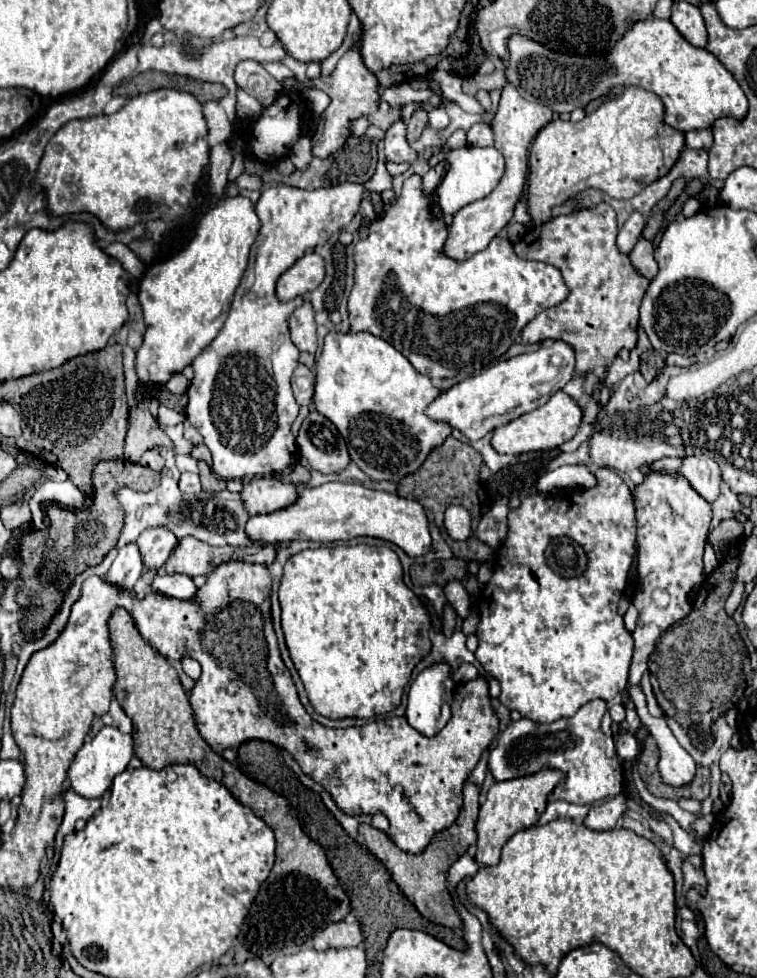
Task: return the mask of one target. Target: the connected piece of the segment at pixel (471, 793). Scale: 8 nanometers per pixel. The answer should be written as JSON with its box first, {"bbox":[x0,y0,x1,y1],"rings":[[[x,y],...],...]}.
{"bbox":[360,781,478,927],"rings":[[[468,781],[464,783],[464,805],[462,805],[462,811],[456,819],[456,823],[440,833],[434,835],[434,839],[430,841],[430,845],[418,853],[418,855],[410,855],[402,849],[398,849],[394,845],[394,841],[380,829],[374,829],[372,825],[368,823],[360,823],[360,835],[364,837],[364,843],[368,847],[368,851],[372,851],[372,855],[376,855],[384,865],[386,869],[390,871],[392,879],[398,883],[398,887],[402,889],[402,893],[416,905],[416,909],[420,911],[422,917],[426,917],[428,921],[432,923],[438,923],[438,925],[444,925],[444,927],[460,927],[460,917],[454,909],[454,903],[452,903],[452,897],[448,893],[448,887],[446,887],[446,871],[450,869],[450,865],[462,857],[470,845],[476,843],[476,831],[474,831],[474,823],[478,819],[478,787]]]}

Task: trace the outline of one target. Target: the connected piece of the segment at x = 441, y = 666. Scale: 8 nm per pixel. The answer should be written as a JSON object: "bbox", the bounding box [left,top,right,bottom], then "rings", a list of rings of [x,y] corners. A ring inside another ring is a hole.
{"bbox":[406,661,455,737],"rings":[[[436,661],[430,667],[426,667],[424,671],[420,671],[408,691],[408,709],[406,709],[408,725],[414,727],[424,737],[436,735],[451,717],[450,701],[455,687],[452,680],[452,667],[446,661]]]}

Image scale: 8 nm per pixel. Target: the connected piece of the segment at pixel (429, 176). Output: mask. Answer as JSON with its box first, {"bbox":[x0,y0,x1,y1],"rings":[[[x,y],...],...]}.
{"bbox":[422,161,444,195],"rings":[[[444,161],[442,163],[438,163],[434,169],[430,169],[424,177],[422,177],[422,191],[426,193],[426,195],[430,195],[434,189],[436,189],[436,185],[440,183],[440,177],[442,177],[442,169],[444,169]]]}

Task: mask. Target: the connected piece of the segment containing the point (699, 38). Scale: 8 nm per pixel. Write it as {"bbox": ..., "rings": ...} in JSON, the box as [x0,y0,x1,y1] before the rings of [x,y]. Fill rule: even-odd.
{"bbox":[670,1,706,47],"rings":[[[684,1],[674,3],[670,21],[690,45],[694,45],[694,47],[706,45],[706,27],[704,27],[704,19],[702,19],[698,7],[684,3]]]}

